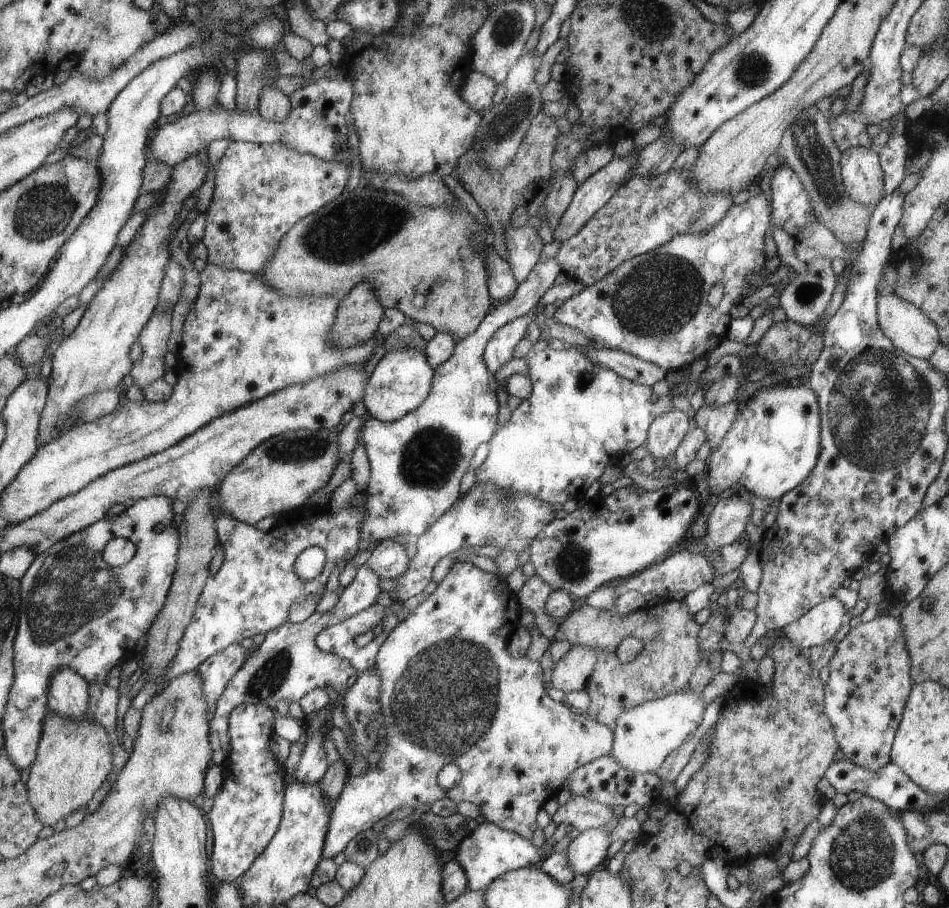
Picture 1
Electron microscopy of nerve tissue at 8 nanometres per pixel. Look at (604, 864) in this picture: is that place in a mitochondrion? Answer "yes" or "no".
no

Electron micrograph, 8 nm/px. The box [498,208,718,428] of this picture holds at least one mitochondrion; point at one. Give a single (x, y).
(655, 293)

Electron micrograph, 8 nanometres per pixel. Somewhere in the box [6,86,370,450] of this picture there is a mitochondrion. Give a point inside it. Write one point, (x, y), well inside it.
(43, 213)

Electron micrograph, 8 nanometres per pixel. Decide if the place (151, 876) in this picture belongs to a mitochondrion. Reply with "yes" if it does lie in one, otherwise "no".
no

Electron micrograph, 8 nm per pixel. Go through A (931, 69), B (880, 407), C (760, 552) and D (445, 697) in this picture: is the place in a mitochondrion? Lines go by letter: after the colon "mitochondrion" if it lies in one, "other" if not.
A: other
B: mitochondrion
C: other
D: mitochondrion

